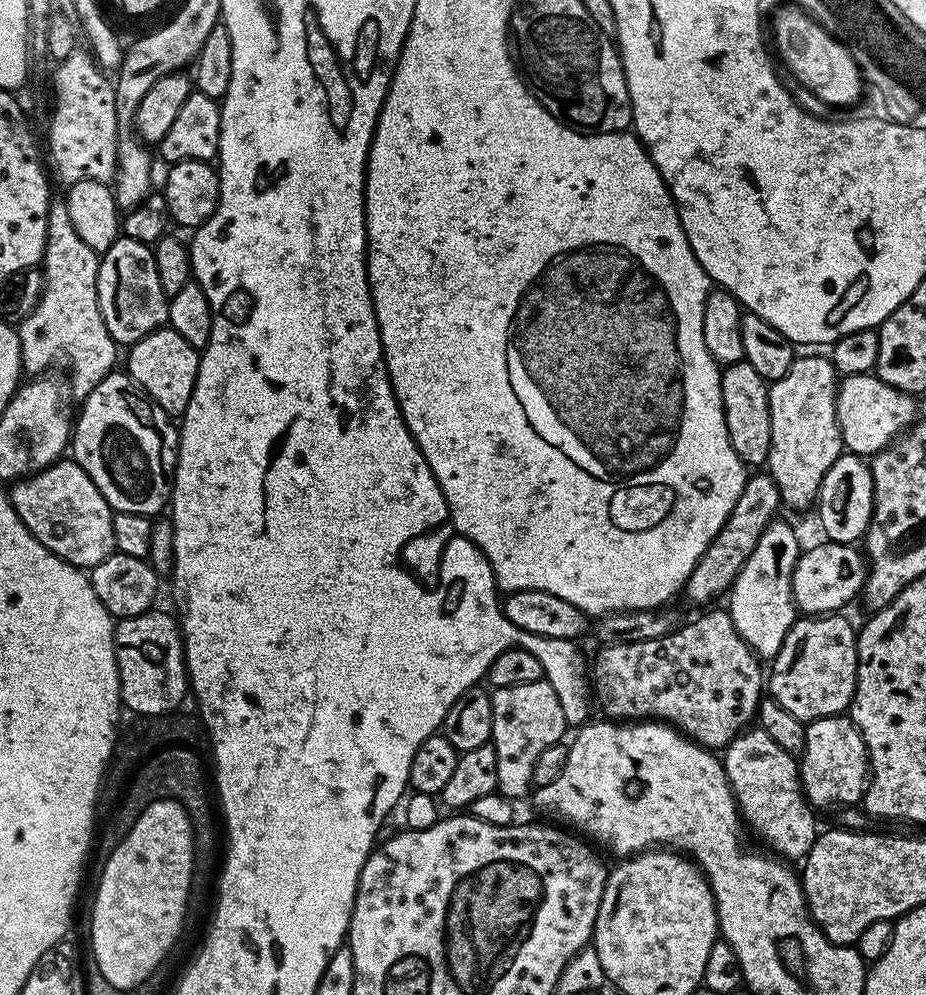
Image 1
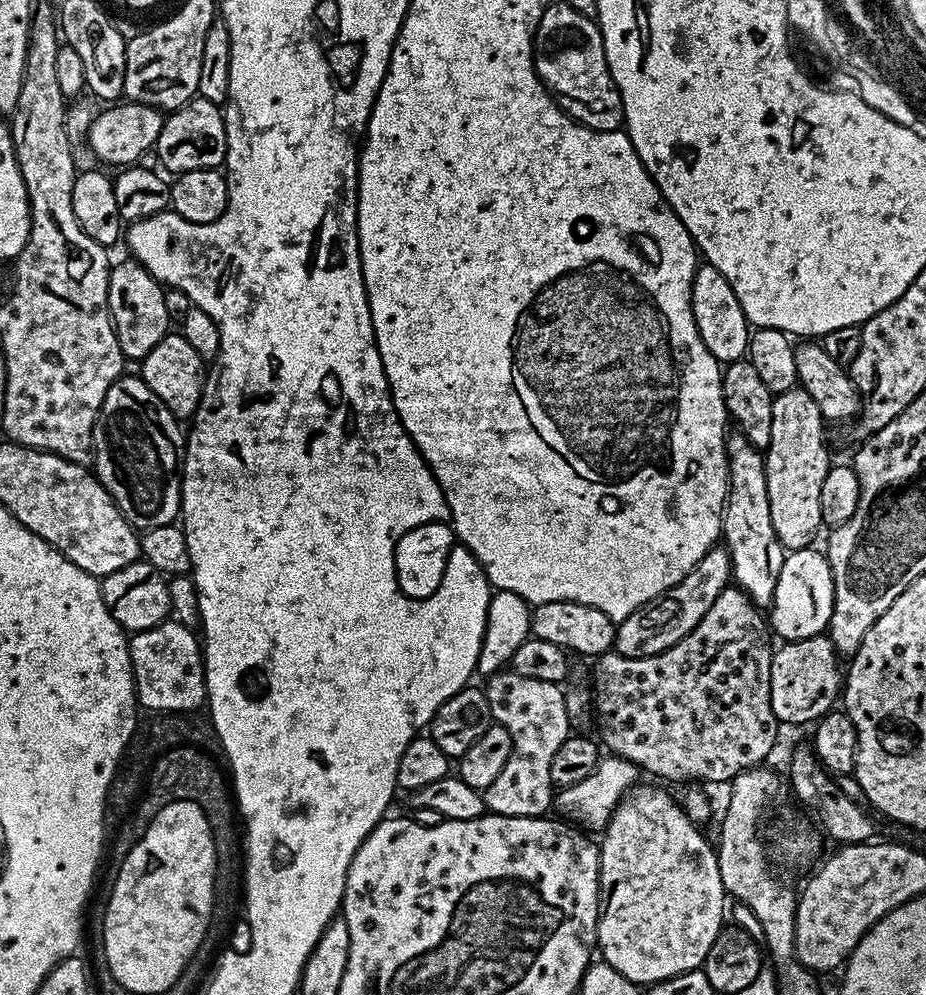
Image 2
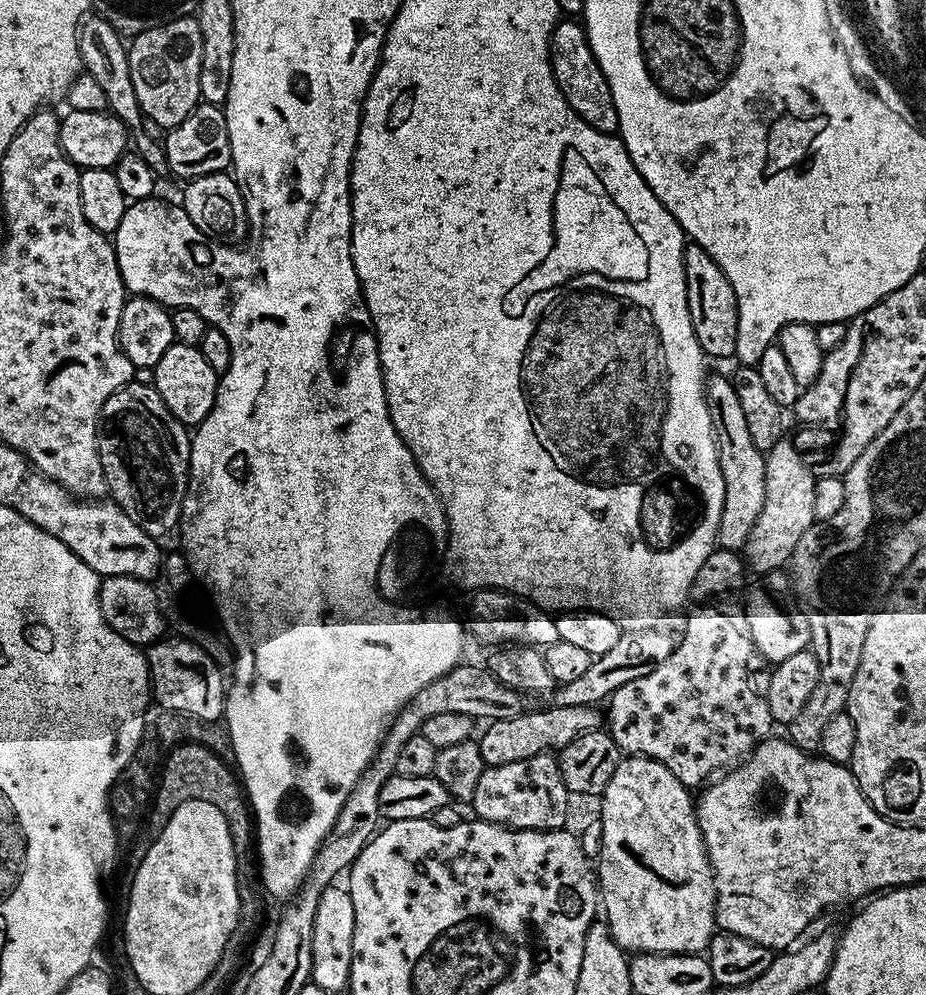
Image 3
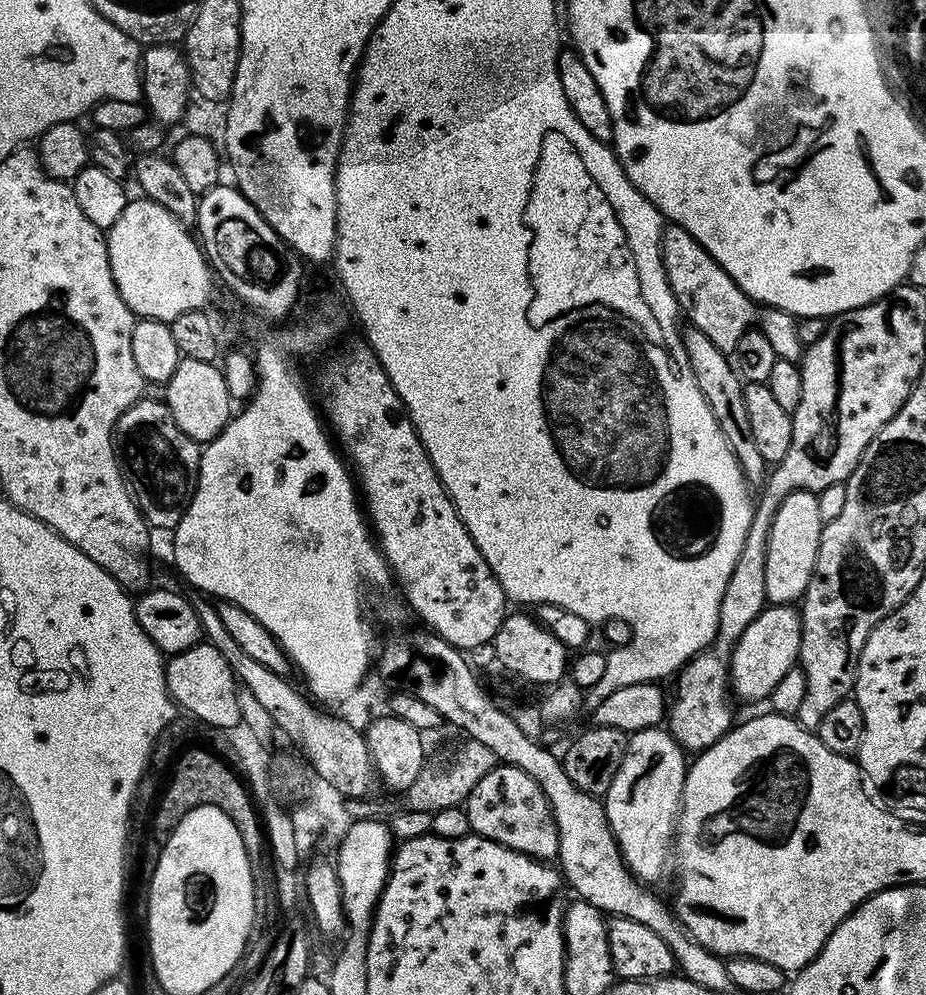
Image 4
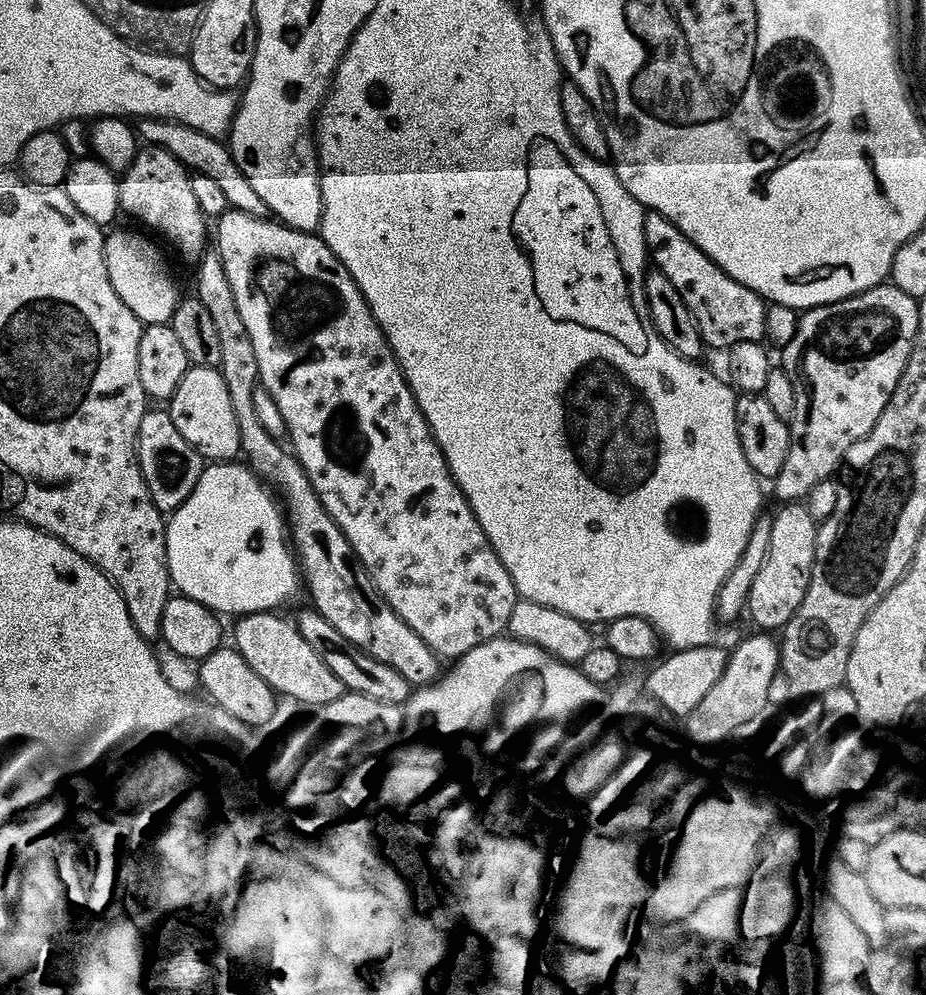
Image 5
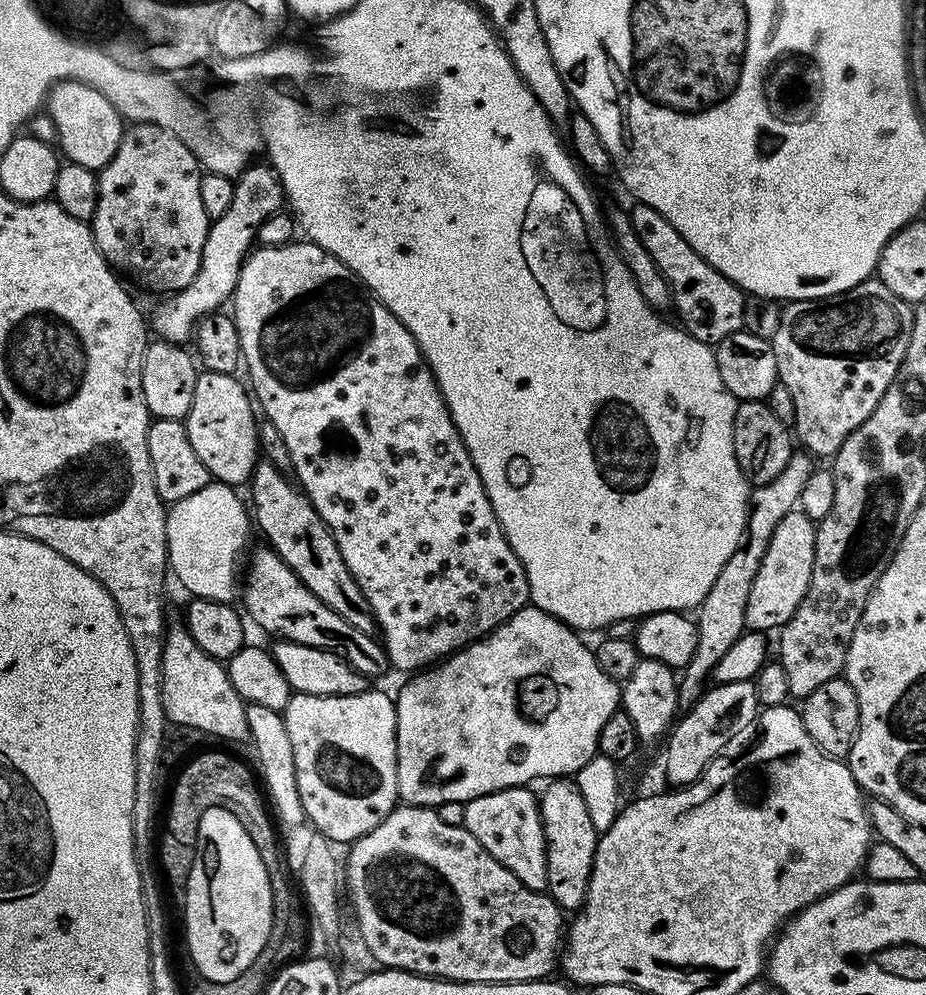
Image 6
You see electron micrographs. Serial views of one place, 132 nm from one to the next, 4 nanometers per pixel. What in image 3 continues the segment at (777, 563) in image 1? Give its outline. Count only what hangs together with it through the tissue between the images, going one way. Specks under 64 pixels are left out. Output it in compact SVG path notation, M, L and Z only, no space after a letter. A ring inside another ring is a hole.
M727 375L707 377L704 401L710 410L712 428L716 432L716 453L724 479L724 513L720 516L718 536L728 548L740 548L743 544L745 547L749 543L758 514L762 514L762 506L766 502L765 453L760 452L750 439L750 429L742 406L738 403L738 393Z

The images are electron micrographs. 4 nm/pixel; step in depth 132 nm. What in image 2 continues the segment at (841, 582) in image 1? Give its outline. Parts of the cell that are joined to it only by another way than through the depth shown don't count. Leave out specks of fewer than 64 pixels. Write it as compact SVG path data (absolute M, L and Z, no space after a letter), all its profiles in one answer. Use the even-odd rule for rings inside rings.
M813 546L789 551L782 562L782 574L778 574L778 586L774 586L774 598L766 612L771 631L781 641L814 638L827 629L830 614L834 610L834 574L828 565L828 557Z

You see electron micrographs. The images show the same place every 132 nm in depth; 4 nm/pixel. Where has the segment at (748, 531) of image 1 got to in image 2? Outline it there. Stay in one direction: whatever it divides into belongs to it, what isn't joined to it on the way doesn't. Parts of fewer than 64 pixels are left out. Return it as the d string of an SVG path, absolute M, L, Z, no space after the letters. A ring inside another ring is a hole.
M713 545L676 585L617 623L617 652L624 657L654 657L676 645L705 617L722 590L729 587L731 573L732 561L727 547Z

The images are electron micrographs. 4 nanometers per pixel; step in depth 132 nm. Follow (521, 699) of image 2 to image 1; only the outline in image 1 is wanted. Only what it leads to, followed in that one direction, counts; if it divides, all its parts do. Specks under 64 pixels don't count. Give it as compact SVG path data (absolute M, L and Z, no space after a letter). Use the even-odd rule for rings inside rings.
M545 679L538 682L522 682L522 686L492 688L490 695L494 706L494 726L490 742L494 746L494 754L498 758L496 792L516 802L519 801L519 796L527 797L533 791L534 762L538 762L542 750L546 750L546 746L559 744L565 739L564 708L558 702L558 694L554 690L554 686Z

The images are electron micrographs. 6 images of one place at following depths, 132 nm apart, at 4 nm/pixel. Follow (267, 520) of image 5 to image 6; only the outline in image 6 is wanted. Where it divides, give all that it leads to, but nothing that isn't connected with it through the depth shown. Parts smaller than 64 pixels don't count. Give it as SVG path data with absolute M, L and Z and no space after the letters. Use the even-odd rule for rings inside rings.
M209 482L205 488L198 490L198 494L190 494L190 498L182 498L178 503L171 505L167 509L166 515L168 517L168 567L171 575L176 575L176 580L185 588L189 593L187 594L192 598L199 598L201 600L223 600L225 602L231 601L232 595L237 595L238 592L238 572L236 576L236 563L241 560L245 555L246 549L249 547L248 544L248 524L250 528L250 512L242 501L236 497L237 489L230 484L221 484L219 482Z

